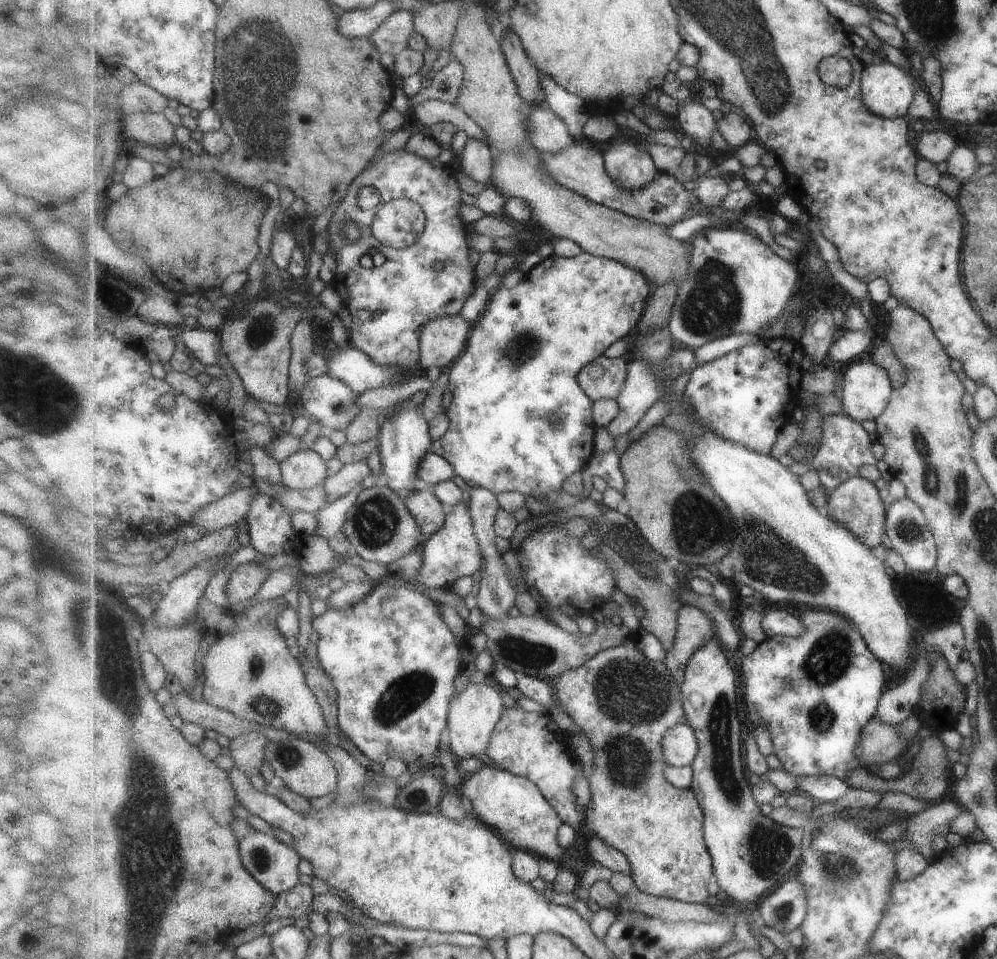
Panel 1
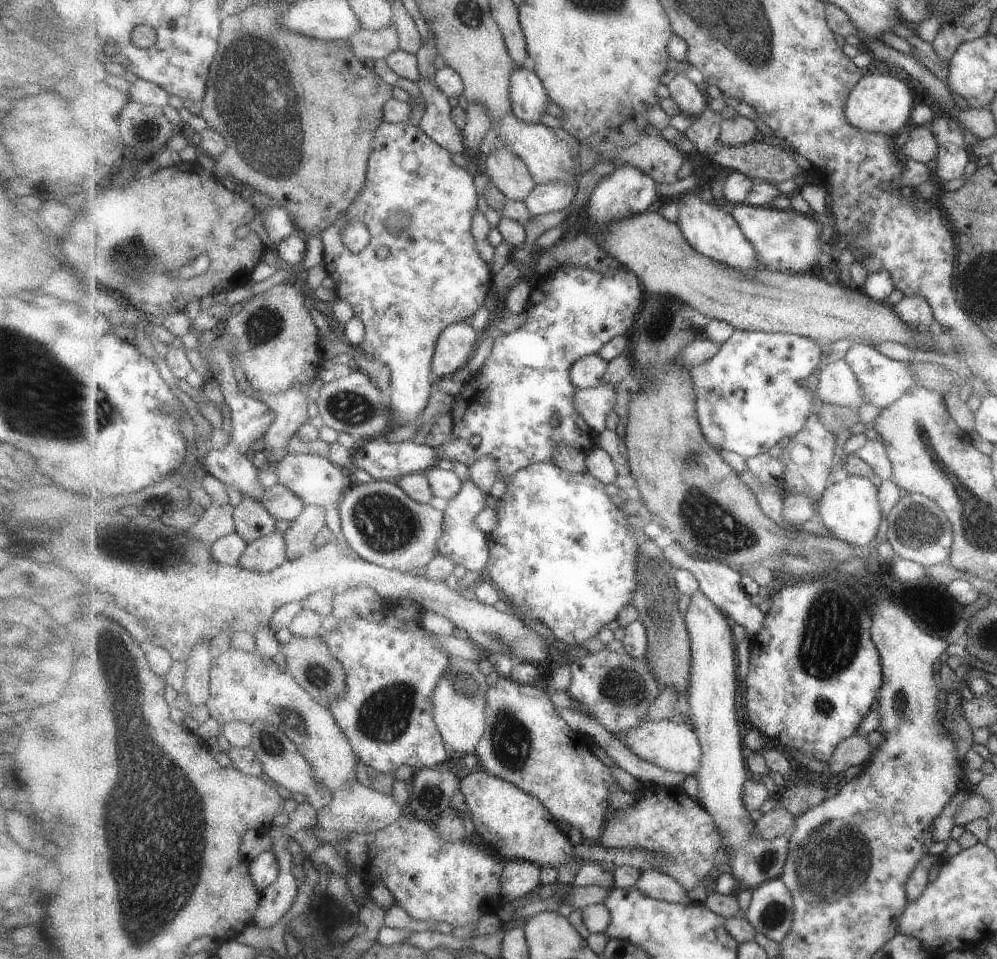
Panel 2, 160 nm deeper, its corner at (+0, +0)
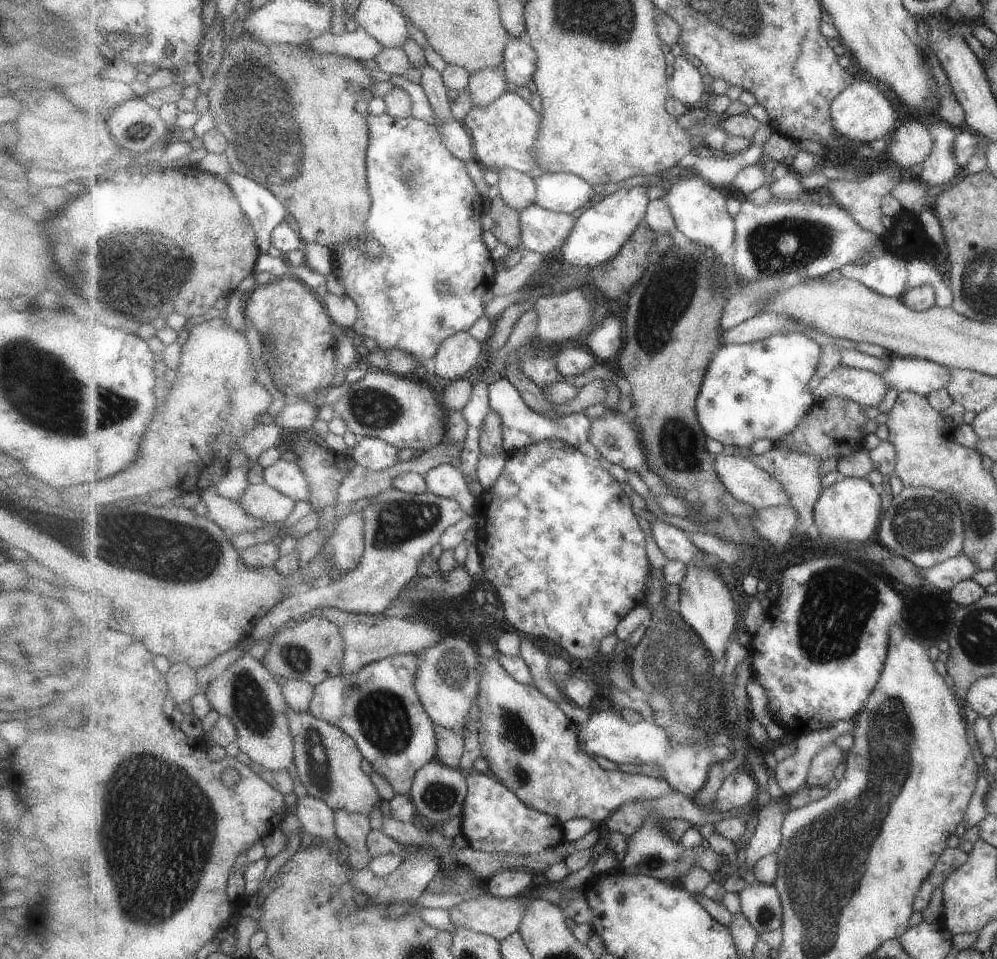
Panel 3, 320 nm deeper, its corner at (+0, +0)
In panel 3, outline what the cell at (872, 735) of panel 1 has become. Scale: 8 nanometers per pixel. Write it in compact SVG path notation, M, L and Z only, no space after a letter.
M837 744L835 746L829 745L820 750L813 757L805 785L826 787L835 774L835 768L839 766L840 762L845 762L847 755L848 752L841 750Z

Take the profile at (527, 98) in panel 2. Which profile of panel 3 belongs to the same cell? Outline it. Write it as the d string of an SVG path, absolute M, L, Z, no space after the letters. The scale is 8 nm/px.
M526 32L512 37L504 50L504 67L509 83L507 91L516 92L519 87L526 87L537 70L538 52L533 48Z

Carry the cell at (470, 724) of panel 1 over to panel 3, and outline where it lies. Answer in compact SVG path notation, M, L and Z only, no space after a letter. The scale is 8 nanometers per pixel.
M444 636L442 643L417 654L420 674L416 678L416 689L432 721L454 733L463 734L471 714L473 702L479 699L482 674L477 671L478 650L468 636Z

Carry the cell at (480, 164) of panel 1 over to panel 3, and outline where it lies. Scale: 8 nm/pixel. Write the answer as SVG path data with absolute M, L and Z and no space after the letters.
M504 64L481 69L473 73L468 88L475 105L487 106L508 90L508 80Z

